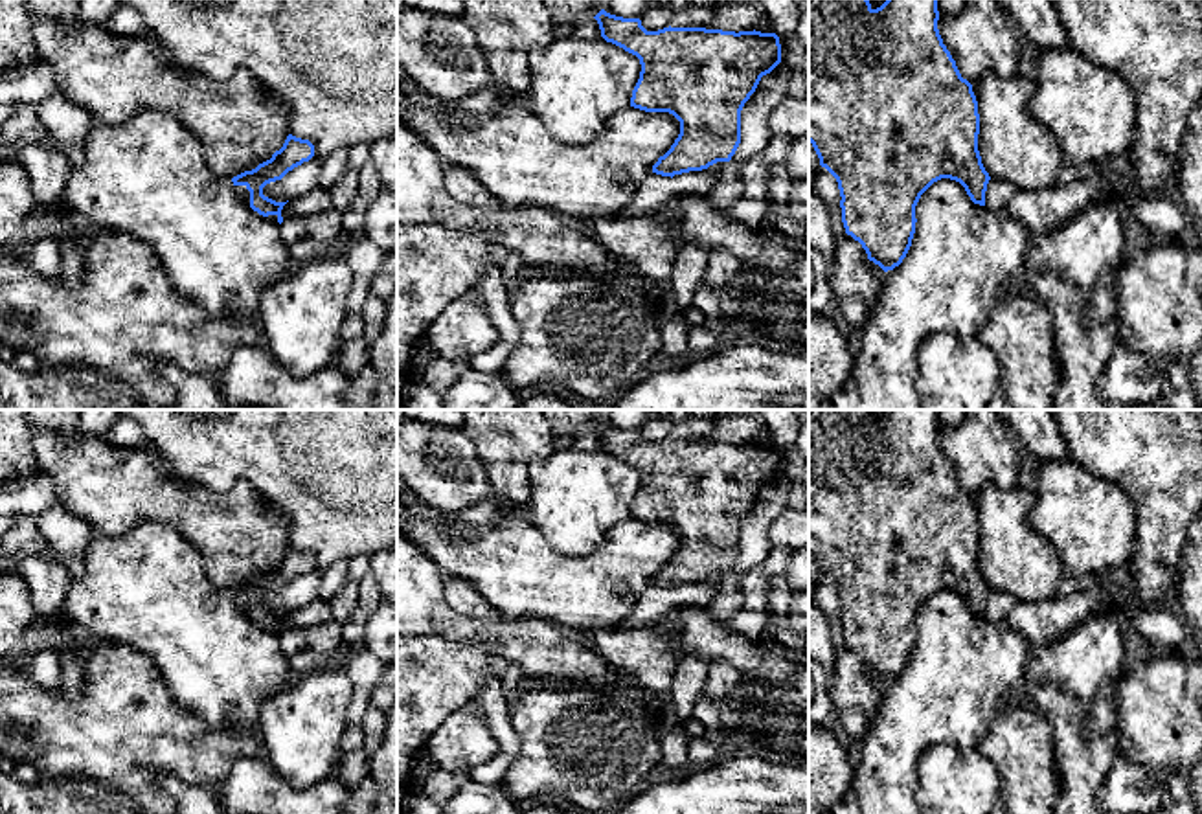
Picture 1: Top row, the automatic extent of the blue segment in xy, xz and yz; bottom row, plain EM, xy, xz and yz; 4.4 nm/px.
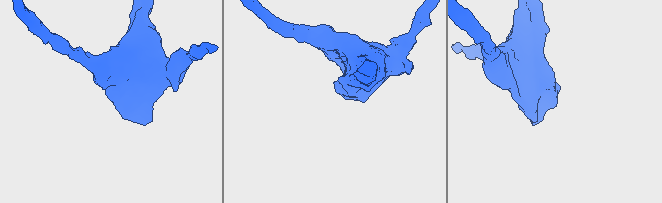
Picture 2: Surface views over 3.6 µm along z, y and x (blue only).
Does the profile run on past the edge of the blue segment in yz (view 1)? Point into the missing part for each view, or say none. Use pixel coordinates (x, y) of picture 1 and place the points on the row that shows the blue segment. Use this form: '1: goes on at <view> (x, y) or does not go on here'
1: does not go on here

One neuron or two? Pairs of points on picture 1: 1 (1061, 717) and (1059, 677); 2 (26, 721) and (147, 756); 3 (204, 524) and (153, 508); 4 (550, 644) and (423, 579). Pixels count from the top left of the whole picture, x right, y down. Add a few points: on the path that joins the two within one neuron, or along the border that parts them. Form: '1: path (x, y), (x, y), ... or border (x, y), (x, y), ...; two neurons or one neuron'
1: path (1063, 708), (1063, 686); one neuron
2: path (56, 735), (118, 737); one neuron
3: path (192, 511), (188, 508), (166, 508); one neuron
4: path (515, 640), (456, 627), (443, 614); one neuron

